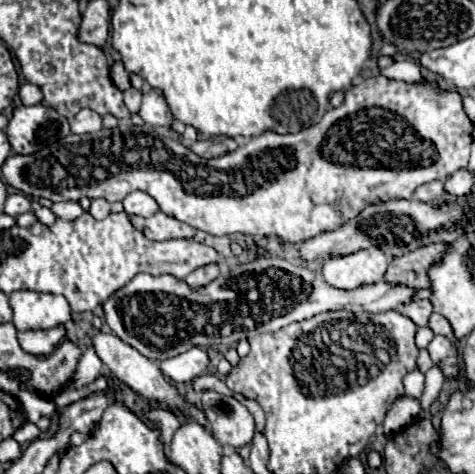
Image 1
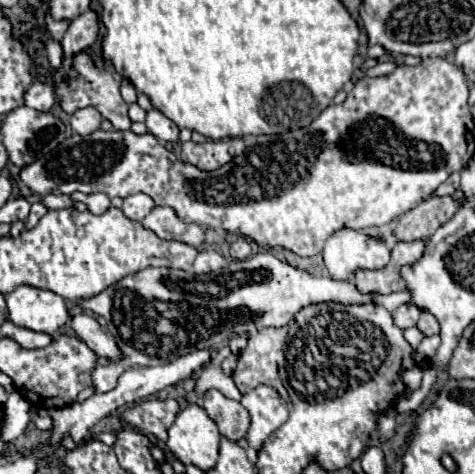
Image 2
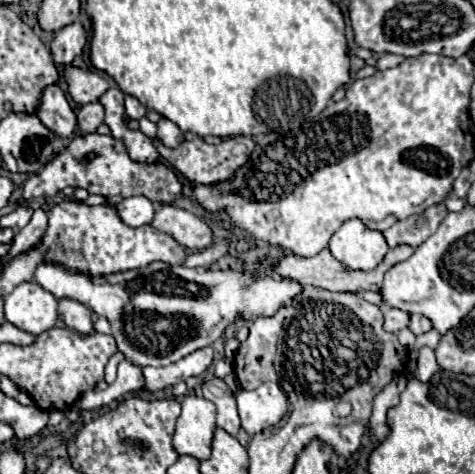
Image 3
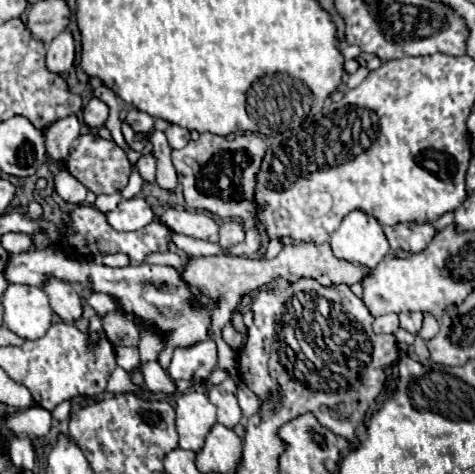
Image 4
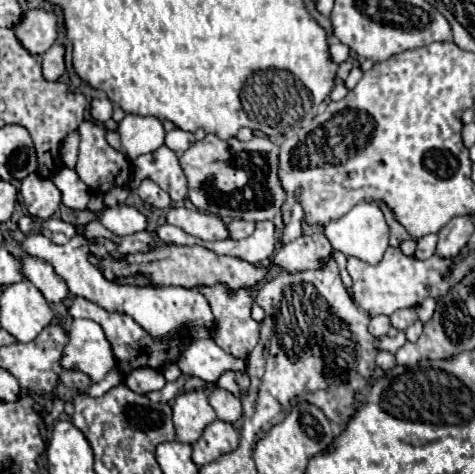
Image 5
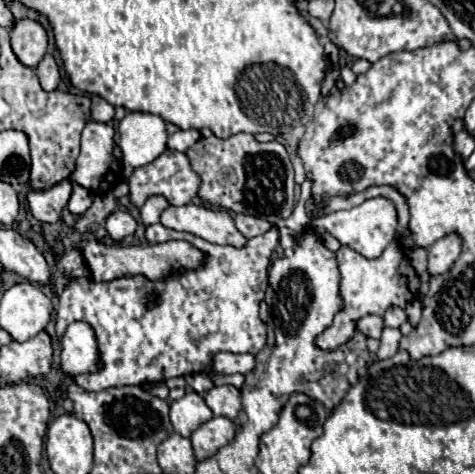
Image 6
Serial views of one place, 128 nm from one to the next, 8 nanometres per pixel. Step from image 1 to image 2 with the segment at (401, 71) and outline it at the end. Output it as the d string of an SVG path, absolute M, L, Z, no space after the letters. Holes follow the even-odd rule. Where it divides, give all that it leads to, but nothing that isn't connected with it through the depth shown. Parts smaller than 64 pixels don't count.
M378 62L374 68L368 68L366 74L368 76L386 76L386 74L392 74L396 70L396 64L392 62Z

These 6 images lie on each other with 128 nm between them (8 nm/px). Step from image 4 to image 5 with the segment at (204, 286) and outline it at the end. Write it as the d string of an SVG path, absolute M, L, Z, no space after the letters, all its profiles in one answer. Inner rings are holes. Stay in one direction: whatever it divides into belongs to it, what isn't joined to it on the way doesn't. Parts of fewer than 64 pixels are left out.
M322 232L300 236L284 244L272 258L272 266L282 268L284 272L304 272L324 268L332 258L332 246ZM168 244L164 248L154 248L144 254L128 254L126 260L102 260L102 274L112 280L114 276L128 276L136 272L146 272L150 274L152 282L158 286L182 286L182 288L202 288L202 286L216 286L224 284L230 290L240 290L240 288L254 288L260 280L266 278L270 266L260 266L260 264L250 264L240 258L232 256L218 256L202 246L174 246ZM224 372L224 376L220 376L220 380L218 380L218 386L224 388L224 390L228 390L228 392L232 392L234 396L242 394L240 388L238 388L238 384L236 384L236 380L234 380L234 372Z

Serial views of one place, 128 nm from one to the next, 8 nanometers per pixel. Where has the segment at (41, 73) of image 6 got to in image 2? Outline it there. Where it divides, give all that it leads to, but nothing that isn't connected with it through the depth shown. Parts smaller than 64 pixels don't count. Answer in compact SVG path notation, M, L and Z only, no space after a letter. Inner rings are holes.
M88 10L74 18L68 26L68 32L62 40L62 48L66 56L72 56L80 50L90 48L100 34L100 24L98 24L98 14L94 10Z

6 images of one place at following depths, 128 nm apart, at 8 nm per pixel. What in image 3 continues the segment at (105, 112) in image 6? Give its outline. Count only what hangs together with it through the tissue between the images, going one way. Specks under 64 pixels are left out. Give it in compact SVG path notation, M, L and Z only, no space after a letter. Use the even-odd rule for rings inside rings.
M98 102L84 104L76 116L78 116L78 130L82 134L96 132L96 128L104 122L104 108Z

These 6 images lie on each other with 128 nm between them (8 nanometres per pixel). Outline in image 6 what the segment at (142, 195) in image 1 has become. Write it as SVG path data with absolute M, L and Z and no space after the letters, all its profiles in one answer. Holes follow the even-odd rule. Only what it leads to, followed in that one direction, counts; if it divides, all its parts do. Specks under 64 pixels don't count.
M116 210L112 212L108 218L106 218L106 232L114 238L114 240L122 240L124 236L128 234L134 234L136 232L136 220L128 214L128 212L122 212L122 210Z

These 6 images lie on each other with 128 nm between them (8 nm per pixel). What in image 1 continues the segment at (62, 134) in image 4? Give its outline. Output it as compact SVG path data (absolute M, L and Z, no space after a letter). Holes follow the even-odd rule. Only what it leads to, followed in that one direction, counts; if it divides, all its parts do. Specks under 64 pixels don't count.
M22 84L18 90L18 96L20 96L22 104L26 104L26 106L42 102L42 92L34 84Z

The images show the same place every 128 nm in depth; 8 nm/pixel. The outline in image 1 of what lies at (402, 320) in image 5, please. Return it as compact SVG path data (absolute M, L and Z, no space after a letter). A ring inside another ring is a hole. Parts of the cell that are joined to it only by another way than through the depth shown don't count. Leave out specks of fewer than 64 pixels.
M434 312L434 314L430 316L428 326L434 330L434 334L442 334L442 336L446 336L446 338L452 338L452 326L448 324L448 320L446 320L444 316L440 316L440 314Z

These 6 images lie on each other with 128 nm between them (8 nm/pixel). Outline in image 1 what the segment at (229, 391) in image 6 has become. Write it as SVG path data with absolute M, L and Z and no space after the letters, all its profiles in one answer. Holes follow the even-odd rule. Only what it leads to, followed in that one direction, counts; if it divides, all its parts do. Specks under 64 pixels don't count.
M206 390L202 396L202 412L206 414L210 430L220 444L242 448L252 442L254 418L236 398Z

